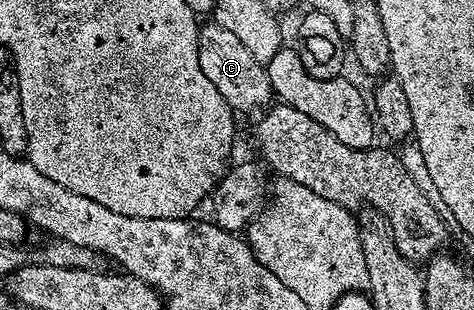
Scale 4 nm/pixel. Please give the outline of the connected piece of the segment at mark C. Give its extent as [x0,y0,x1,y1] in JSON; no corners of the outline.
[198,21,274,112]

